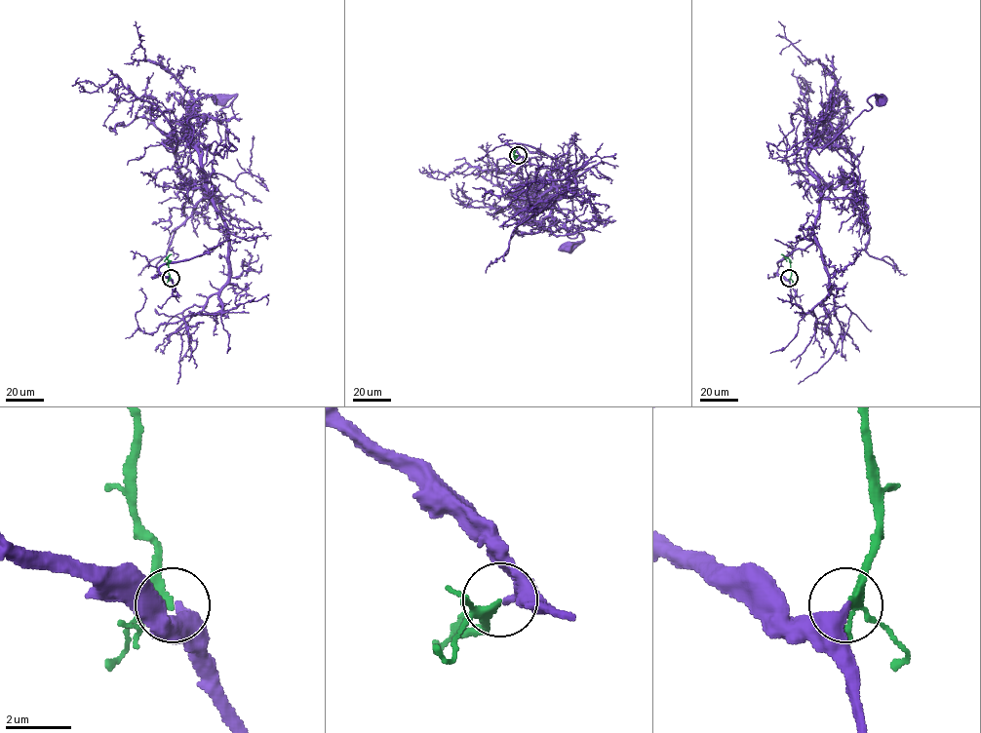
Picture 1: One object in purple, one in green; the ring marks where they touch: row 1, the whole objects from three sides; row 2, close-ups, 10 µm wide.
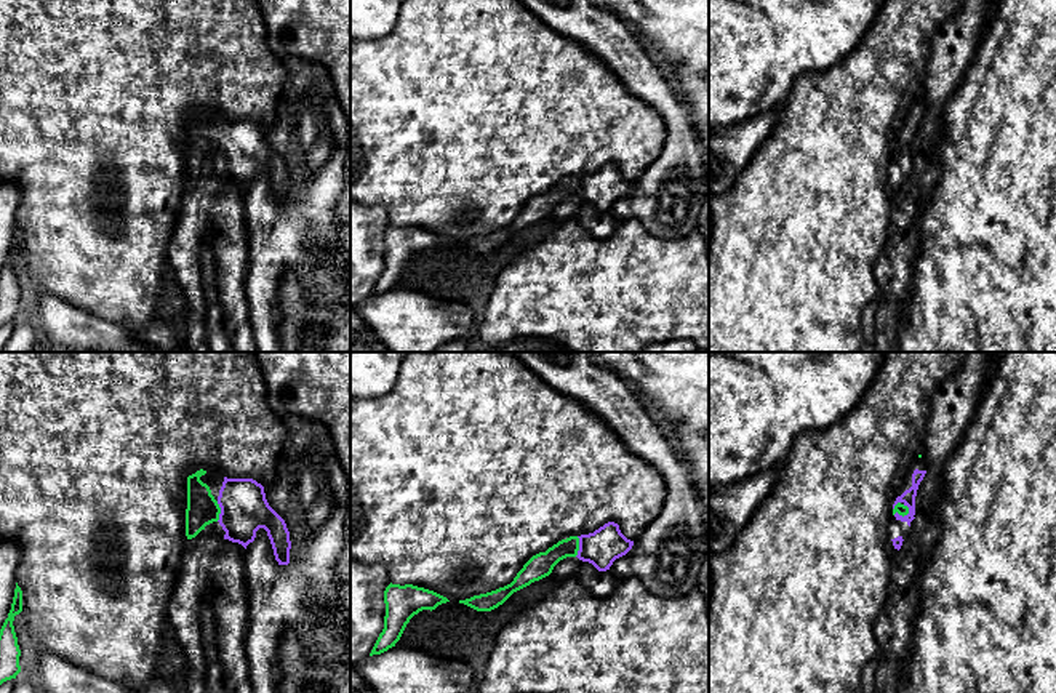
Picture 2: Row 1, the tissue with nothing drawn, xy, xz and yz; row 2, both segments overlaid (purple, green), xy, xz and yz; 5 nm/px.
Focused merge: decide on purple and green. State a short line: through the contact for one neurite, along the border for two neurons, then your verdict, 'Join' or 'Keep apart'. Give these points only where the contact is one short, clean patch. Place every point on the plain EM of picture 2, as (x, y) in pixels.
Line: yz (908, 138), (901, 157), (901, 151). Join

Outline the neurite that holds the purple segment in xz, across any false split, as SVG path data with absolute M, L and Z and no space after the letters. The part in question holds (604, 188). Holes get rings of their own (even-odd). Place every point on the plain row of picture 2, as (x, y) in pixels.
M608 163L594 174L570 178L558 182L546 194L533 197L510 226L486 235L459 242L459 245L464 245L477 253L491 253L502 246L514 234L549 218L554 208L566 198L578 198L582 203L592 205L598 213L606 213L613 203L626 197L632 187L634 182L627 181L621 174L619 166Z

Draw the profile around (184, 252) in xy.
M214 163L186 182L178 221L166 250L170 269L181 286L184 352L210 352L205 326L206 301L202 253L211 229L213 210L224 192L224 184L224 178L214 171Z

